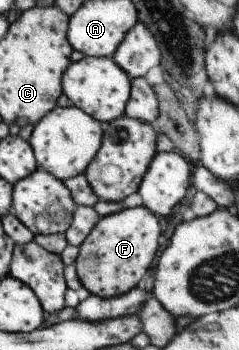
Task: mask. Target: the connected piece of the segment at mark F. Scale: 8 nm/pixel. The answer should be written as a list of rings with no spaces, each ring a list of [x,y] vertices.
[[[143,206],[101,218],[79,246],[75,266],[82,286],[91,295],[103,299],[125,295],[135,289],[138,281],[151,269],[160,235],[160,221]]]

